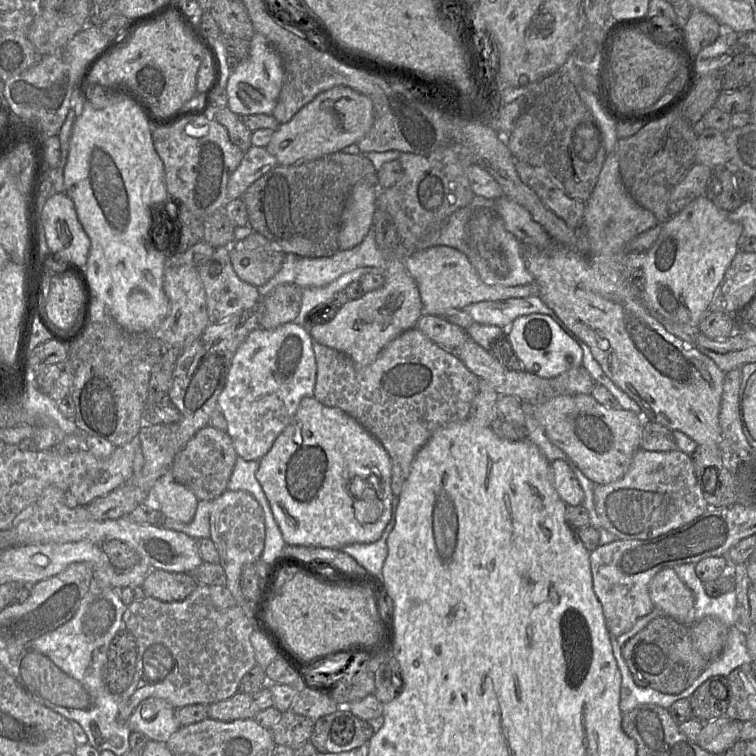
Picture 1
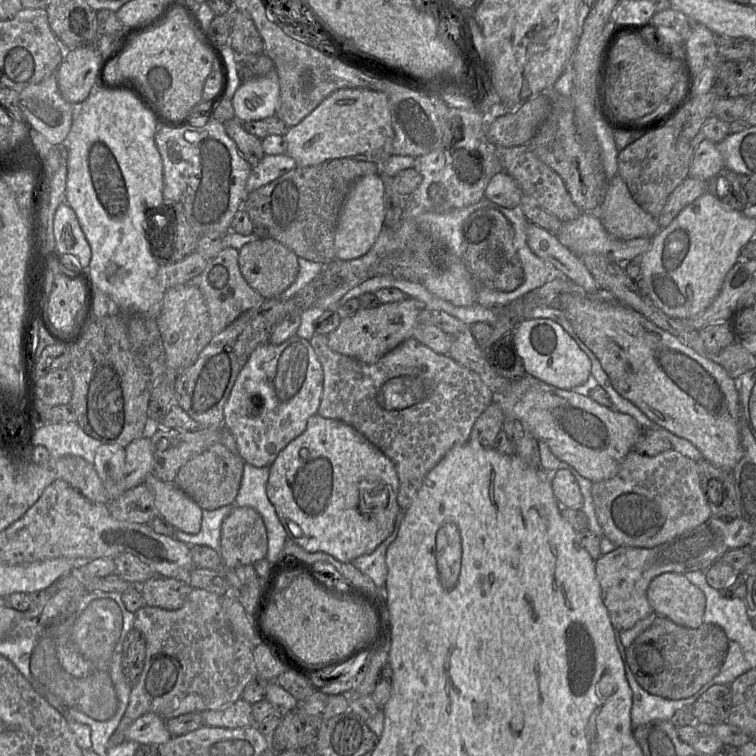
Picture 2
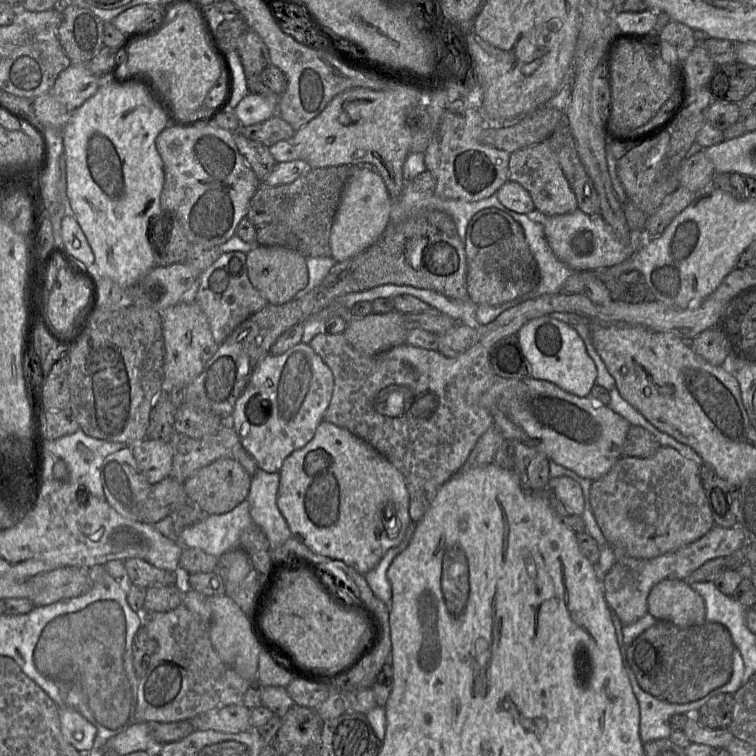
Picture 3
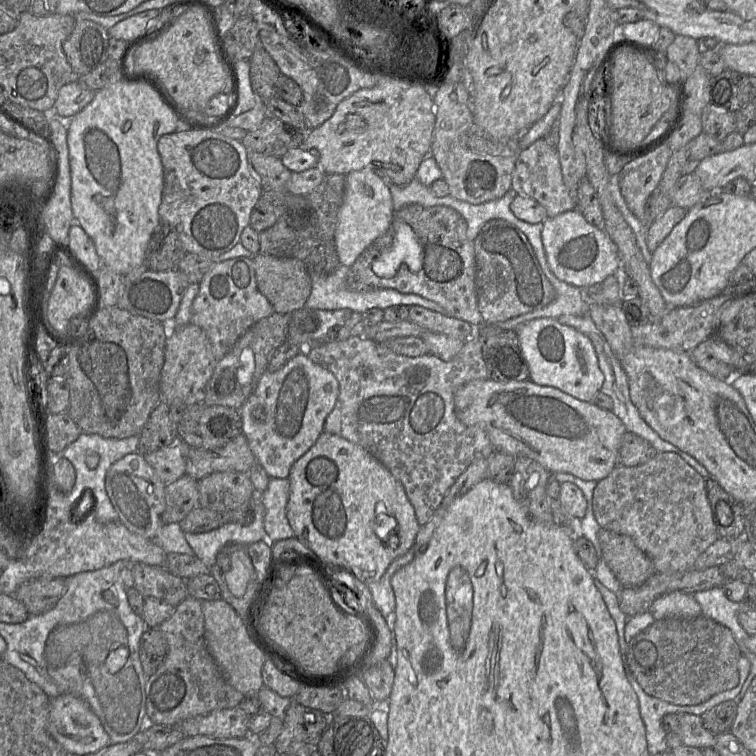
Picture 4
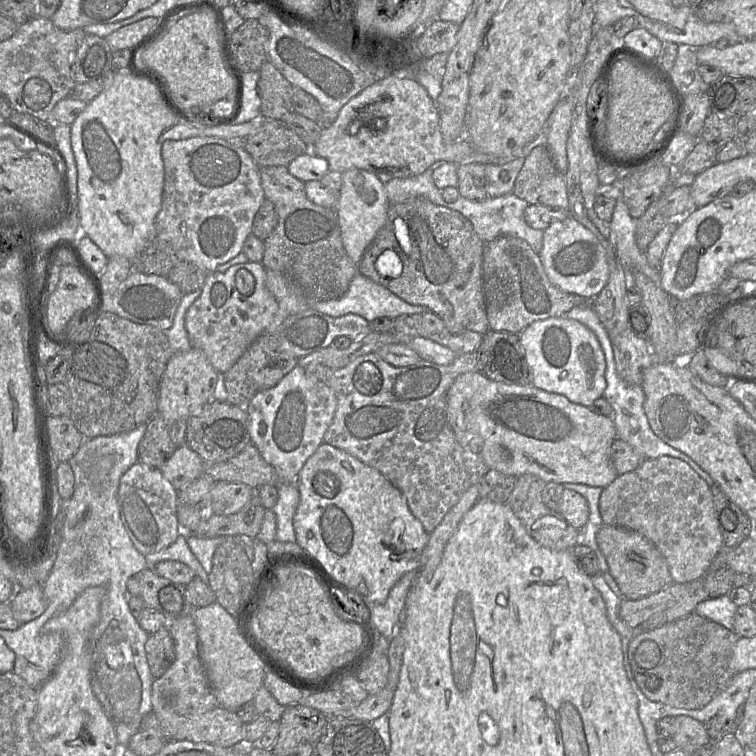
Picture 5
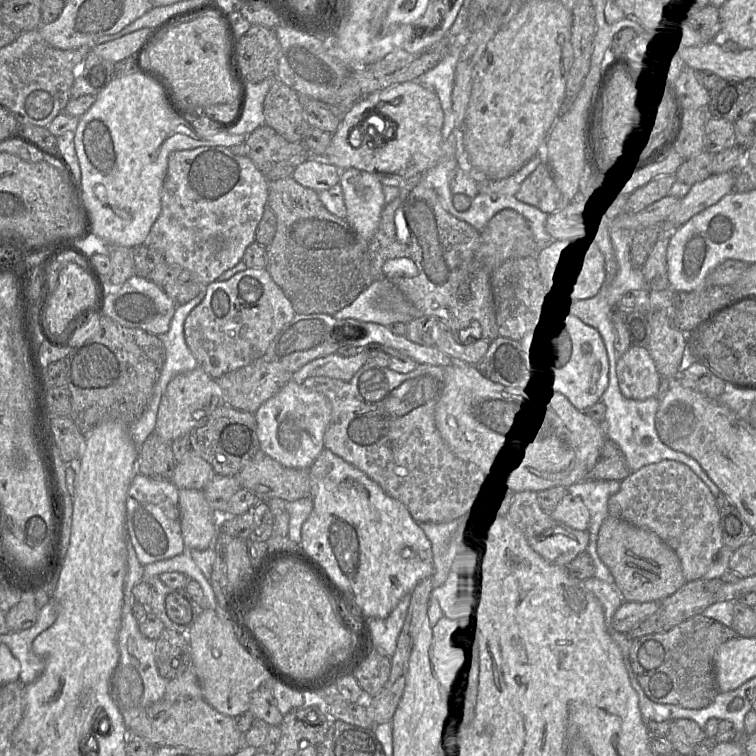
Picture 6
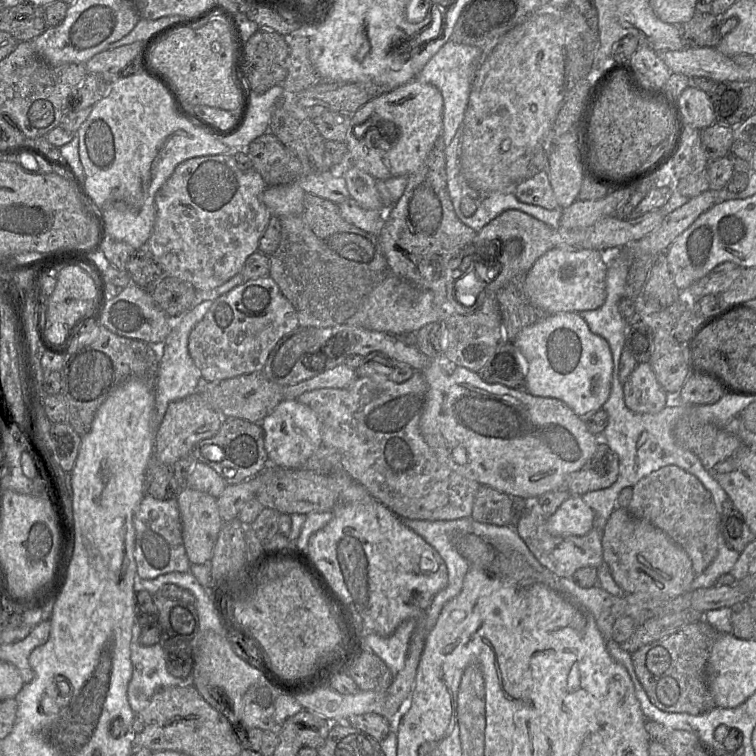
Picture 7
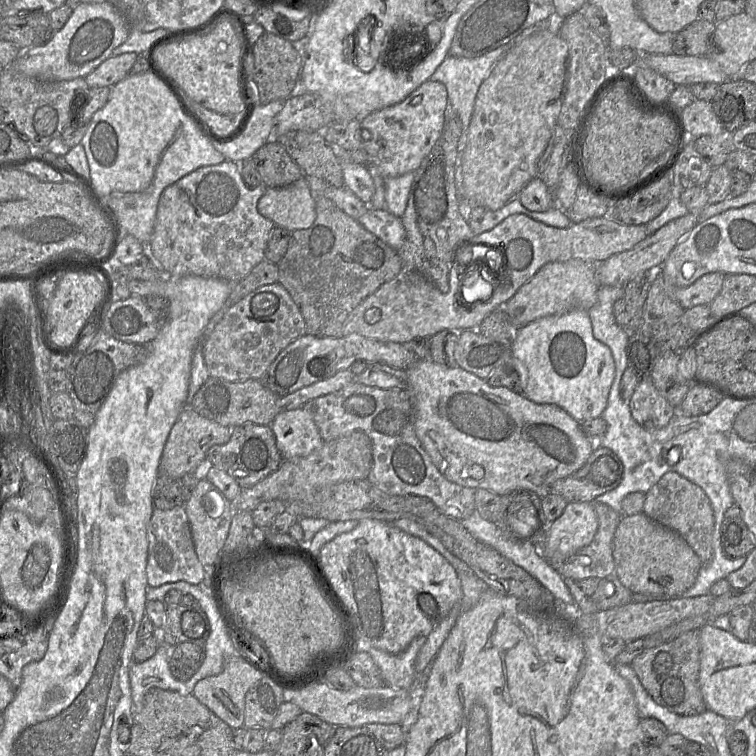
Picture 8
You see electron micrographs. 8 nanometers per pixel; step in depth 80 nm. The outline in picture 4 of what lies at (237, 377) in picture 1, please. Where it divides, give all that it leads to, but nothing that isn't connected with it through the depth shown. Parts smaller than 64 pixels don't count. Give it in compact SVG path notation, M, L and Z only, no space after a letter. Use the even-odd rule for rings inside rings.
M307 350L290 359L281 369L266 371L254 391L240 407L242 434L258 463L270 478L288 479L292 465L303 456L324 431L327 416L339 394L336 377L314 363Z

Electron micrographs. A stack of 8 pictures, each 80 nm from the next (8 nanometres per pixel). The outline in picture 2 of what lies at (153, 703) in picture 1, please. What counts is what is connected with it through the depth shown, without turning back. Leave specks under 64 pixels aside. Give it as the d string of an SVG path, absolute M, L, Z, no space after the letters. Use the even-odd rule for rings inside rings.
M155 713L140 716L125 731L125 740L157 747L165 744L170 738L166 720Z

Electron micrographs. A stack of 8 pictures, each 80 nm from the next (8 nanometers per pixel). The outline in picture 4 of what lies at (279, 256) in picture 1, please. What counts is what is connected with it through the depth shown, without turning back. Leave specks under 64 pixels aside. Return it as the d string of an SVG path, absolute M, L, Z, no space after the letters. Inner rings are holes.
M258 253L252 255L258 290L268 299L275 312L292 314L305 308L311 292L311 276L305 264L295 258L277 258Z

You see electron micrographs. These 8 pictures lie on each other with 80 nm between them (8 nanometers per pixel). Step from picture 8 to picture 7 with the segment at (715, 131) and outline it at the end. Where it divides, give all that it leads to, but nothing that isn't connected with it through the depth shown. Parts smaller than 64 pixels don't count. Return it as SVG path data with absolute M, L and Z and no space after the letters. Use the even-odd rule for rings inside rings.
M687 87L678 100L685 125L702 130L716 122L709 95L694 87Z

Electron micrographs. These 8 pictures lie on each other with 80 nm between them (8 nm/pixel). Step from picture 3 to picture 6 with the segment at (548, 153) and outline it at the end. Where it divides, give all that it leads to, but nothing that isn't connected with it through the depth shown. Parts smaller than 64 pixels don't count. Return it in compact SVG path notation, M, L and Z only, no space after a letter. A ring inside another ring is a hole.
M541 162L522 182L515 196L518 200L533 205L547 214L562 210L570 202L557 188L545 162Z

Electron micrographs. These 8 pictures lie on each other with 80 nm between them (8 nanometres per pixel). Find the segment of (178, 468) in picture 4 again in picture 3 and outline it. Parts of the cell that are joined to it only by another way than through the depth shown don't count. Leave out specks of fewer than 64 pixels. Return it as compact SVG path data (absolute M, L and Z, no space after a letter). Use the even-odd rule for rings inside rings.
M144 438L130 447L140 471L151 485L170 476L173 450L167 441Z

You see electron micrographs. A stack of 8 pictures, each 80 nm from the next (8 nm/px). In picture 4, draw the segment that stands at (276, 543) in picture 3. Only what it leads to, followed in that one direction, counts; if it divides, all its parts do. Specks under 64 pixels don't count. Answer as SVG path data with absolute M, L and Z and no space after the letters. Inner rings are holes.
M270 478L267 489L260 494L265 508L264 528L270 543L295 536L286 513L289 491L288 479Z

